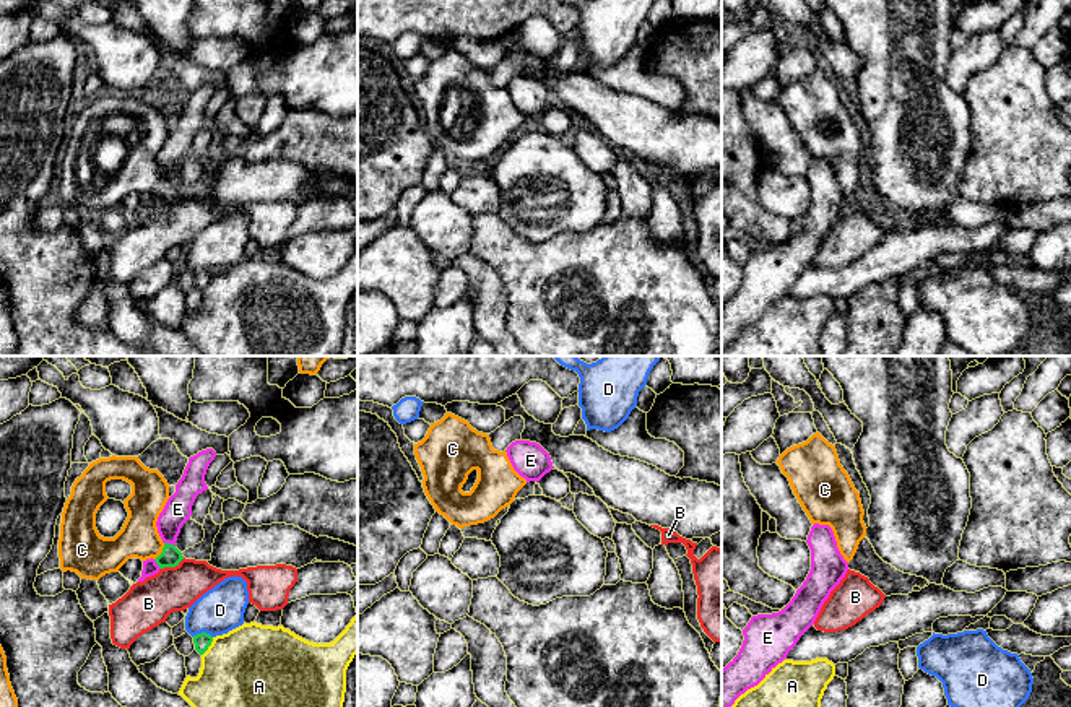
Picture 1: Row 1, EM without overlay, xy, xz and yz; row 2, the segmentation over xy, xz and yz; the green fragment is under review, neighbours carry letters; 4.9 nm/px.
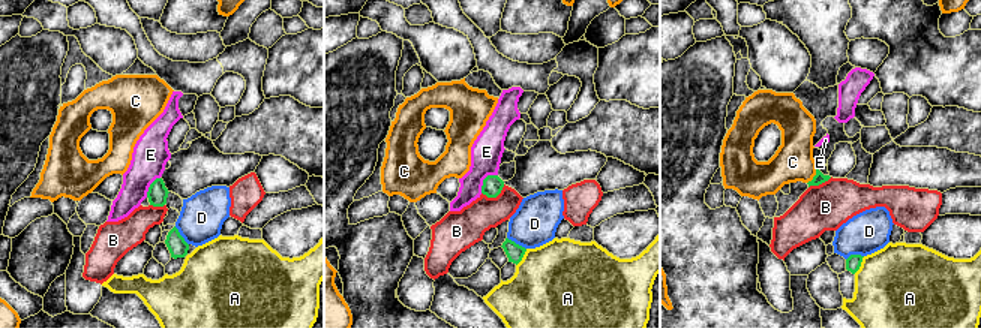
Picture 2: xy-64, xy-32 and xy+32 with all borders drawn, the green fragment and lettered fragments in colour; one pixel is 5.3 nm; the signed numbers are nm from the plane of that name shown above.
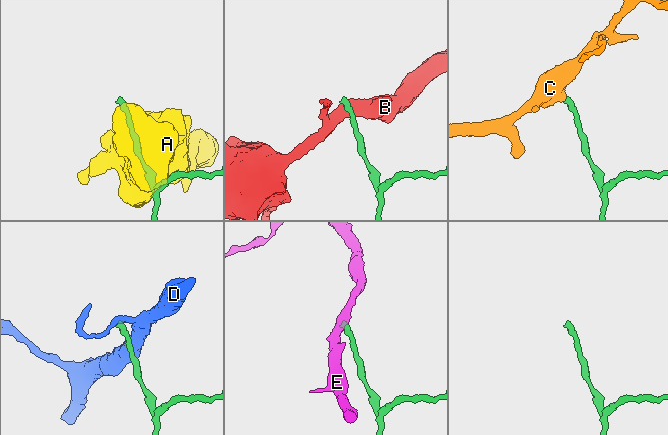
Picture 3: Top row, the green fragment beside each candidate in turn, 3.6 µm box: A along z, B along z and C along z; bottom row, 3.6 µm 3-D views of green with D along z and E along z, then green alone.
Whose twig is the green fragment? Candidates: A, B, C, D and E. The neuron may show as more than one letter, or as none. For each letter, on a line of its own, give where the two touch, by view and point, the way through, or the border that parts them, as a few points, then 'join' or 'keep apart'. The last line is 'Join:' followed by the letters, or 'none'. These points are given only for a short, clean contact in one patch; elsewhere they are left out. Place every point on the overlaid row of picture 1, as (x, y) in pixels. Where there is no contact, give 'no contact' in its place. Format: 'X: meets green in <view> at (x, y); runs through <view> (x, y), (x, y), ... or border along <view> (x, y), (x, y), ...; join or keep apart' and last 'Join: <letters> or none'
A: meets green in xy at (208, 646); keep apart
B: meets green in xy at (171, 566); border along xy (184, 558), (174, 566), (160, 569); keep apart
C: meets green in xy at (163, 551); runs through xy (171, 556), (163, 551), (138, 538); join
D: meets green in xy at (202, 633); border along xy (192, 636), (207, 633), (212, 637); keep apart
E: meets green in xy at (168, 543); border along xy (164, 542), (174, 546); keep apart
Join: C

